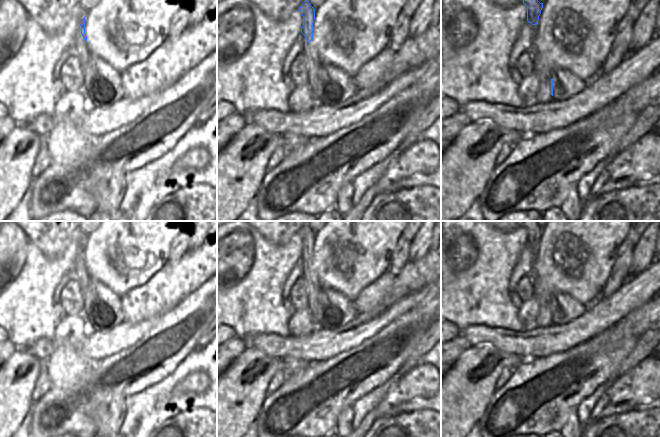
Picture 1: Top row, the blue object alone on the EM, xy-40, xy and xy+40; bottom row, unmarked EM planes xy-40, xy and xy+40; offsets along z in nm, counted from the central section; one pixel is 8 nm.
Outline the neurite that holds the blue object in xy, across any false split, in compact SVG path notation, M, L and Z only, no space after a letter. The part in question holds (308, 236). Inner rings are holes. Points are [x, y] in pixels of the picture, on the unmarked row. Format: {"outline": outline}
{"outline": "M306 223L299 232L303 240L303 250L301 257L305 260L308 267L313 263L313 246L315 244L315 233Z"}

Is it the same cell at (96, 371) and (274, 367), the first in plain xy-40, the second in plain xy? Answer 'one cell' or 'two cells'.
two cells

